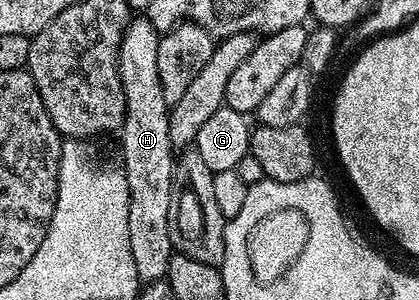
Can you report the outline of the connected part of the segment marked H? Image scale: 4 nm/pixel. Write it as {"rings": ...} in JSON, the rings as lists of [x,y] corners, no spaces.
{"rings":[[[133,16],[120,44],[120,78],[126,99],[124,125],[118,131],[120,153],[124,156],[122,168],[128,184],[128,226],[130,227],[130,255],[134,255],[134,267],[138,267],[141,282],[158,281],[168,276],[170,259],[174,252],[170,239],[170,207],[174,196],[174,150],[170,143],[168,114],[170,102],[162,95],[162,79],[158,79],[158,43],[161,34],[148,22],[147,16]]]}

